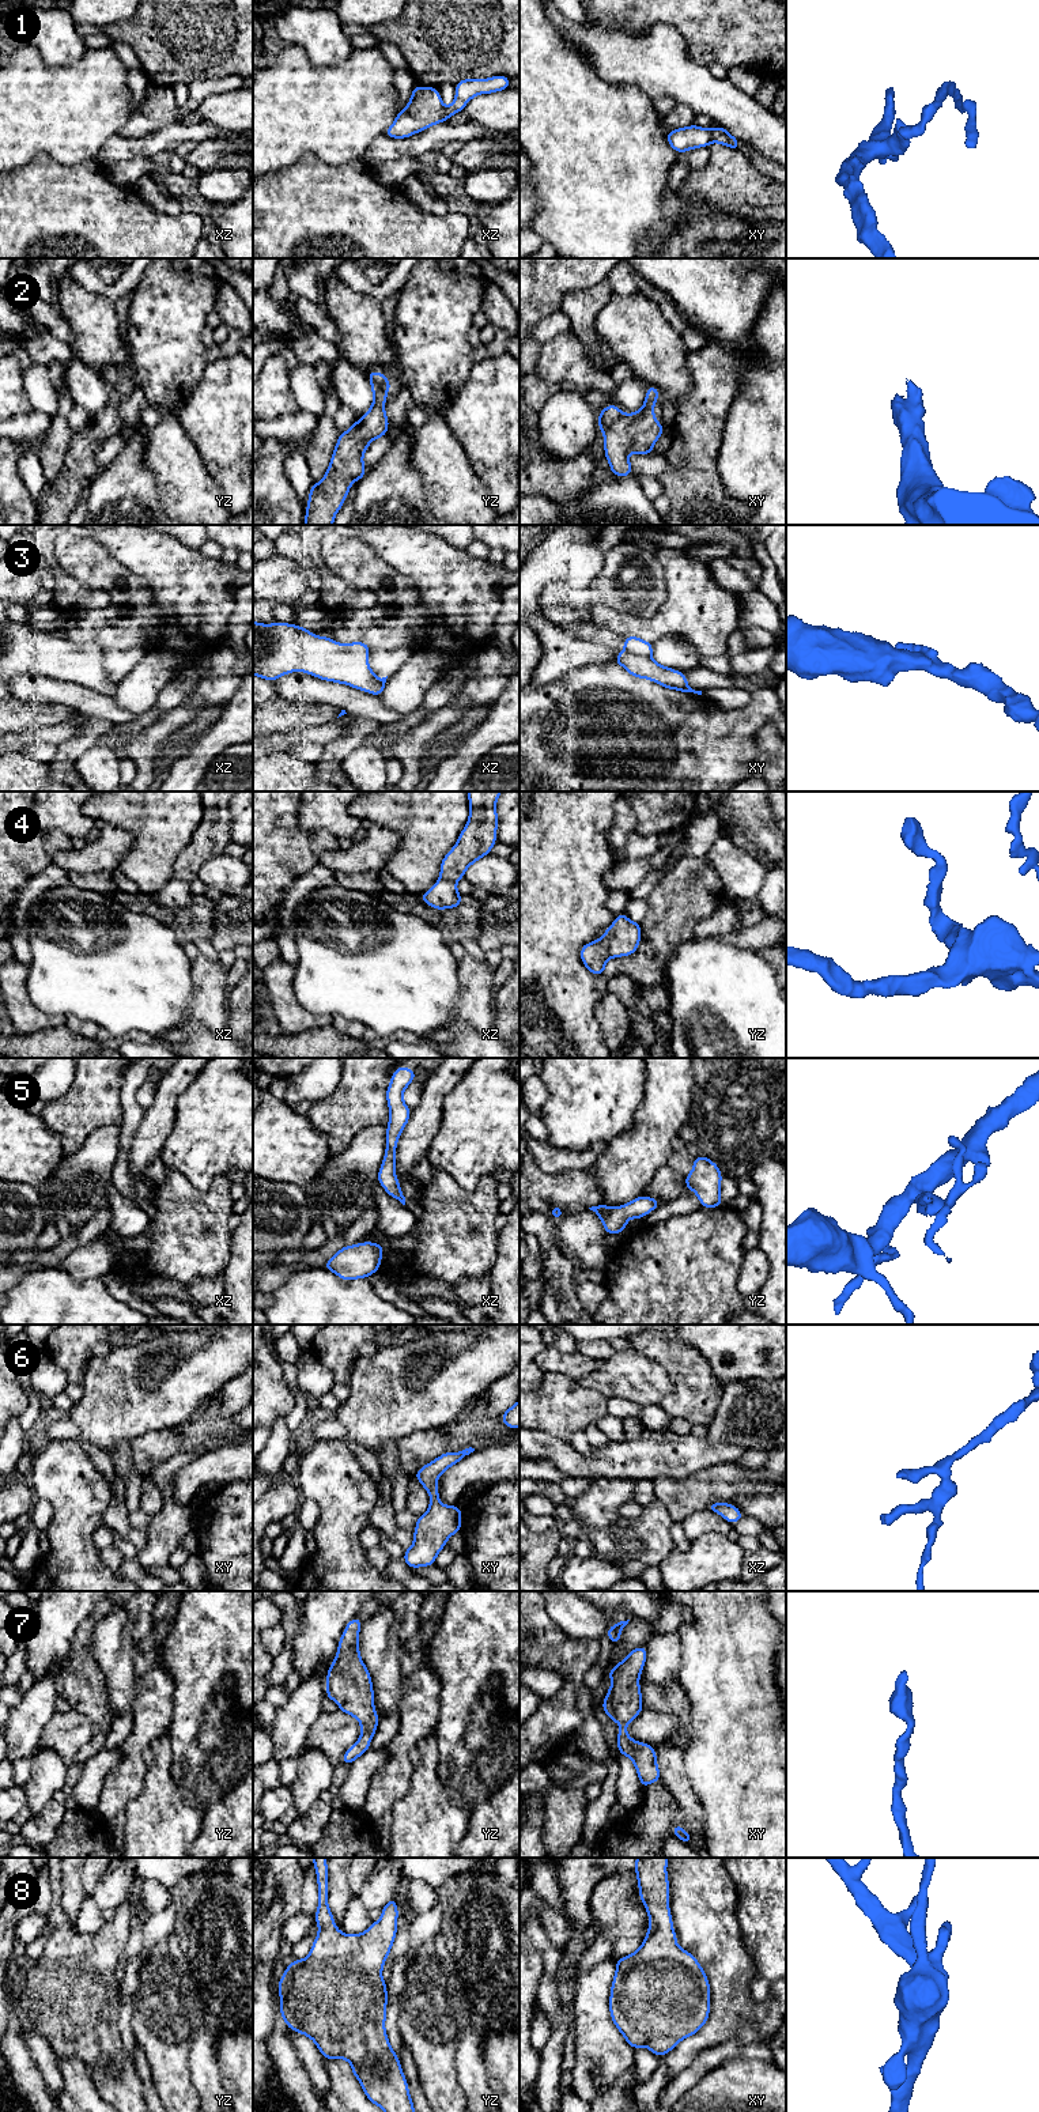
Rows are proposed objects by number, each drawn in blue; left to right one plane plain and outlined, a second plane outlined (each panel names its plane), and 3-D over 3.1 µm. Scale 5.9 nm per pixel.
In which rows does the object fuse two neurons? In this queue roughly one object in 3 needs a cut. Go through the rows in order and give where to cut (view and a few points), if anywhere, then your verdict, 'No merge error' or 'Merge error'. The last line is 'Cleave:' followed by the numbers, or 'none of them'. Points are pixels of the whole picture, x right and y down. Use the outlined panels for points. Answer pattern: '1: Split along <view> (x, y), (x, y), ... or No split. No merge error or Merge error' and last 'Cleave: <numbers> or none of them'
1: No split. No merge error
2: No split. No merge error
3: Split along xy (624, 650), (650, 657). Merge error
4: No split. No merge error
5: No split. No merge error
6: No split. No merge error
7: No split. No merge error
8: No split. No merge error
Cleave: 3

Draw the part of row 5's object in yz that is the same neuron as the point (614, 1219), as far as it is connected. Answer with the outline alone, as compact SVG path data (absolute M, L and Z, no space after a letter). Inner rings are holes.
M636 1197L623 1206L609 1208L604 1204L589 1208L600 1219L608 1235L617 1235L624 1231L630 1219L642 1219L657 1209L661 1202L651 1197Z

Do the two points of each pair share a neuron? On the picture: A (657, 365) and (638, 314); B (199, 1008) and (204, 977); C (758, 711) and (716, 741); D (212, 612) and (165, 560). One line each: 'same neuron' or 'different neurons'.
A: same neuron
B: same neuron
C: same neuron
D: same neuron

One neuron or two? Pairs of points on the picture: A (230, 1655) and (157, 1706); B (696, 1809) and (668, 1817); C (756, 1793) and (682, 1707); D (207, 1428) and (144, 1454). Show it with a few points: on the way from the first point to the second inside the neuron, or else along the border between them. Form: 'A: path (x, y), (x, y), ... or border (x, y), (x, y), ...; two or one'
A: border (158, 1666), (173, 1681), (173, 1714), (167, 1726); two
B: border (667, 1786), (676, 1803), (702, 1823); two
C: border (680, 1684), (690, 1703), (687, 1746); two
D: path (192, 1435), (159, 1446); one

